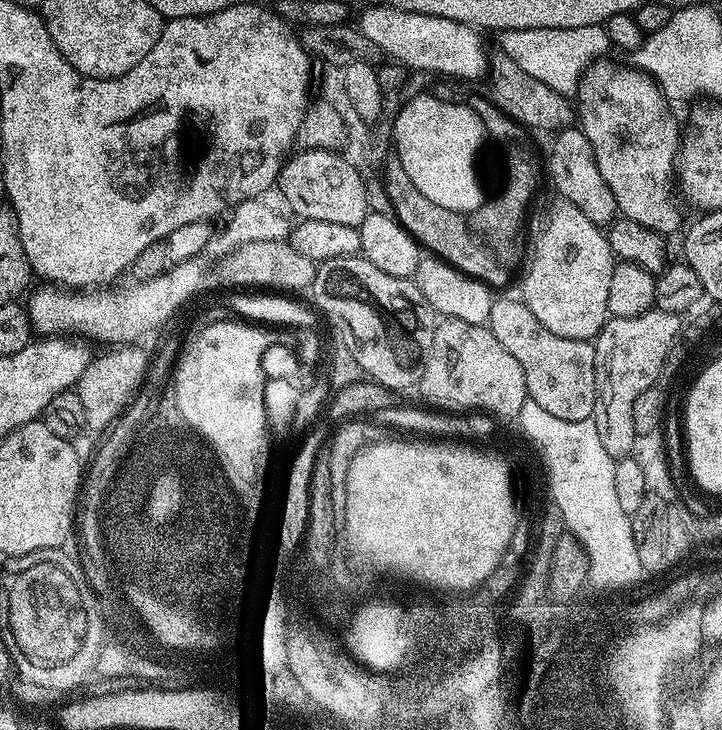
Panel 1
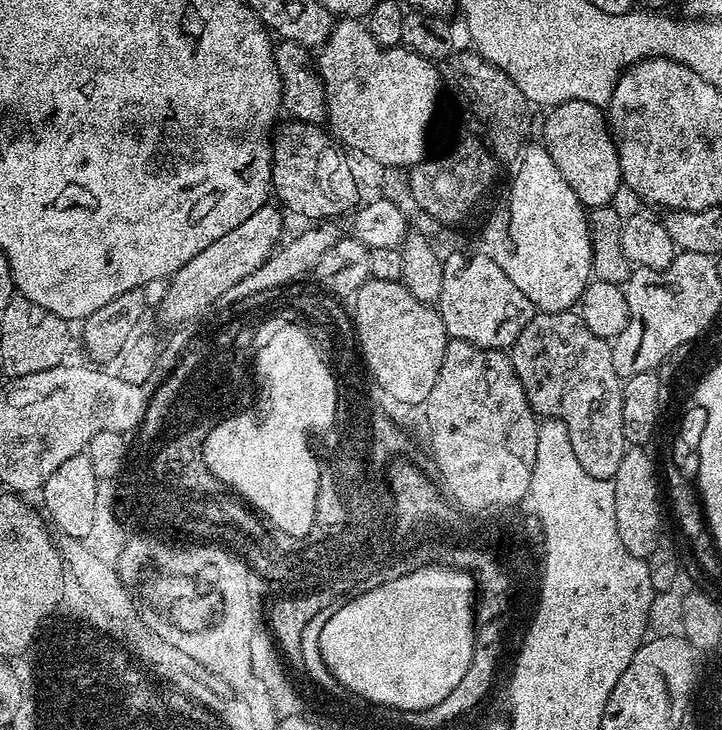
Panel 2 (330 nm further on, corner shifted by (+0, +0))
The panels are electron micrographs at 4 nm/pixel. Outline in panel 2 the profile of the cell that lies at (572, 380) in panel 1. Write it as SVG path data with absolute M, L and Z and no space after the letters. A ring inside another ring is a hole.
M537 311L513 342L510 355L514 370L518 374L518 382L522 382L522 390L526 390L526 398L537 417L563 422L570 434L570 446L574 446L574 454L578 462L582 462L582 470L599 480L612 480L618 470L618 462L622 462L624 457L626 441L622 422L624 390L622 378L614 370L611 343L594 334L594 330L586 326L579 311Z

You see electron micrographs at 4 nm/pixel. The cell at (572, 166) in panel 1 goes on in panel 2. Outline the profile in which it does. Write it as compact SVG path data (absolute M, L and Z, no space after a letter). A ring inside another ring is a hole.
M562 102L551 109L544 120L542 146L558 166L558 174L566 178L566 186L578 194L585 209L607 208L616 191L621 191L620 160L608 127L606 112L601 105L590 102Z

